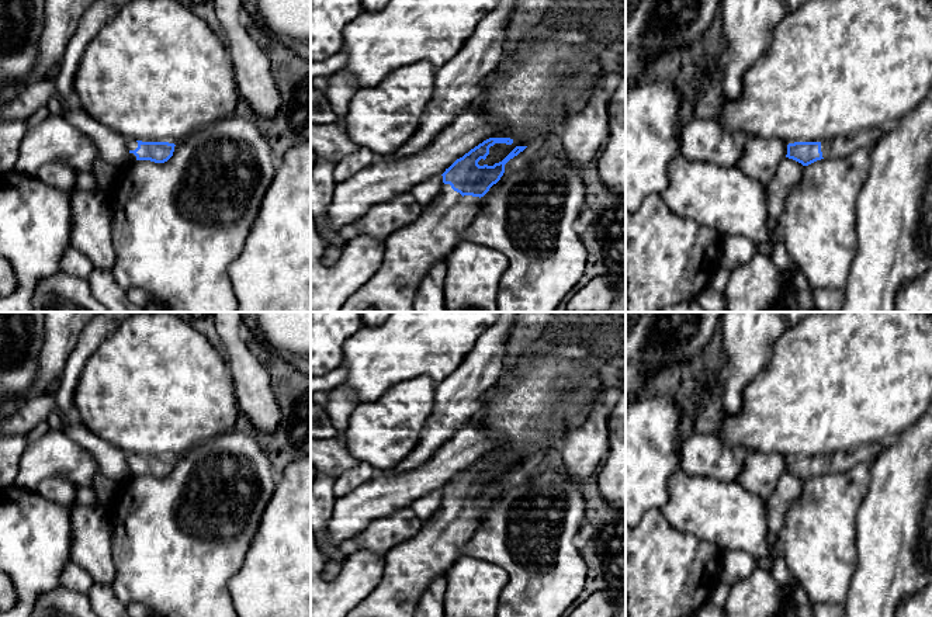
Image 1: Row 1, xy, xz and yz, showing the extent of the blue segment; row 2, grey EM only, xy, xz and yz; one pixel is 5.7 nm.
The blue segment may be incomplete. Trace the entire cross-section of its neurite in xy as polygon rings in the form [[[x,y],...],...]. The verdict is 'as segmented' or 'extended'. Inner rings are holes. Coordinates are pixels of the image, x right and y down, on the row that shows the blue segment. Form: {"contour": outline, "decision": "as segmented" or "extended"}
{"contour": [[[127,139],[127,148],[134,162],[150,160],[155,163],[164,163],[173,156],[174,146],[174,143],[169,142],[142,142]]], "decision": "extended"}

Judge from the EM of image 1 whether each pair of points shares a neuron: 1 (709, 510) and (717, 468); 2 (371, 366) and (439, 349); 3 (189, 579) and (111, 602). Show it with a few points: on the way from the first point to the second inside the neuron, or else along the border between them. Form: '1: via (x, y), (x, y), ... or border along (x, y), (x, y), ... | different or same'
1: border along (683, 471), (692, 475), (735, 481) | different
2: via (388, 353), (399, 349), (422, 349) | same
3: border along (110, 586), (123, 602) | different

